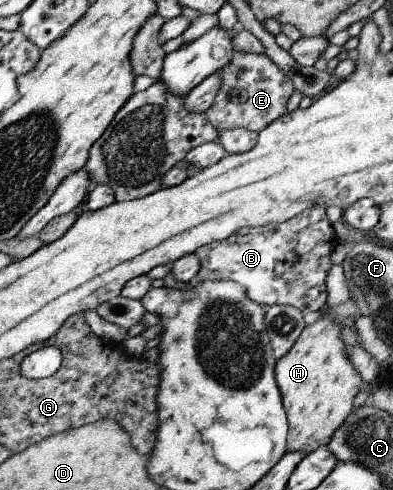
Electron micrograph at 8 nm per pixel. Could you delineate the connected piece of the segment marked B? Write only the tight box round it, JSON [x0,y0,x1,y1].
[192,208,337,315]

